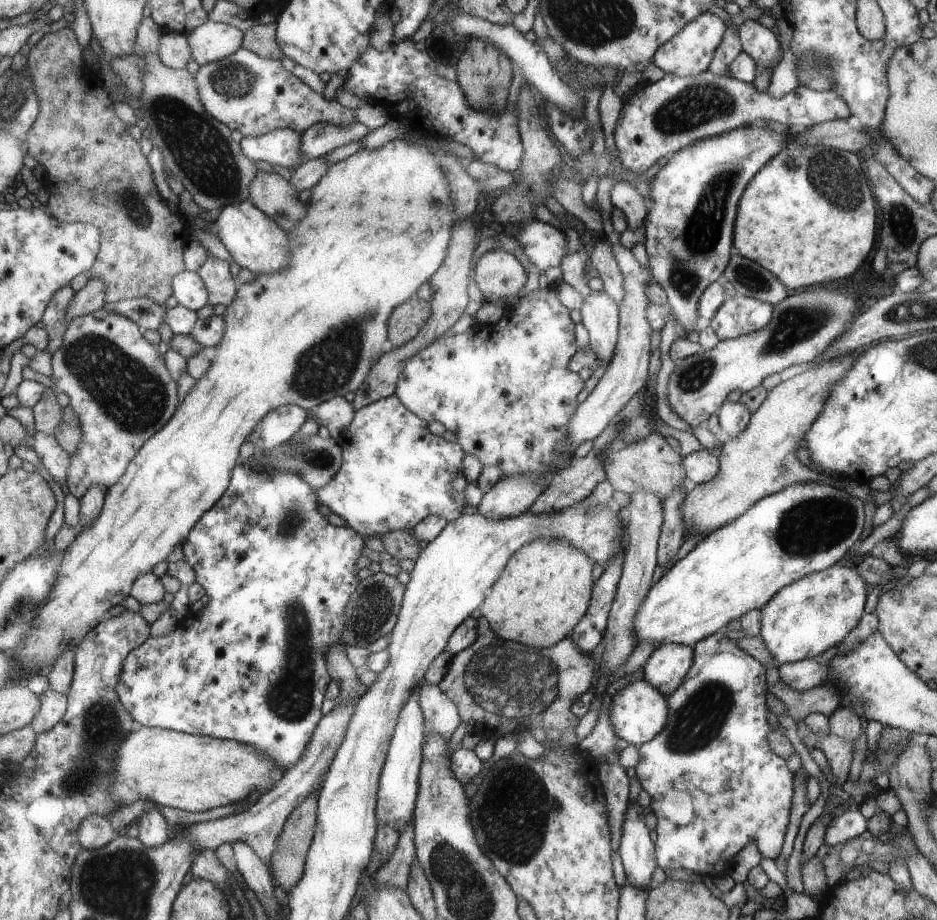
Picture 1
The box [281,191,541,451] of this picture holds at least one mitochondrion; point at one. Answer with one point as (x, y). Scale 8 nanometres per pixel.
(328, 366)

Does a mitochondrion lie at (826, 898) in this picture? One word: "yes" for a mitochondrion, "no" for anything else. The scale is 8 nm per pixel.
no

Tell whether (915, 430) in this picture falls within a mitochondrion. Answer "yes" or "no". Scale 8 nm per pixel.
no

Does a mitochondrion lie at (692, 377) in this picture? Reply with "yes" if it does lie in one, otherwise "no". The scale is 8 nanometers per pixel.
yes

